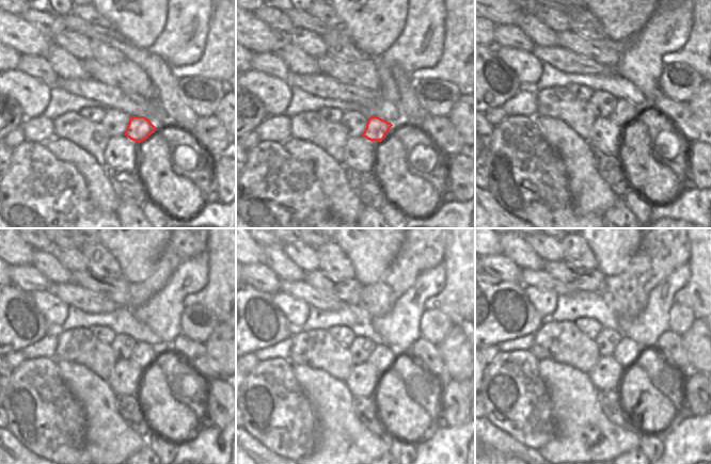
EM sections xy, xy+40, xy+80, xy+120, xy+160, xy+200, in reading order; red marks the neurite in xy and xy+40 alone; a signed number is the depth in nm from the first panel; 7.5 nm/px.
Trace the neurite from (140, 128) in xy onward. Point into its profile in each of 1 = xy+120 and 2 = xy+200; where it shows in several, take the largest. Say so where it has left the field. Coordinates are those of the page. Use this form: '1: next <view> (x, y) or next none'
1: next xy+120 (144, 354)
2: next xy+200 (627, 352)

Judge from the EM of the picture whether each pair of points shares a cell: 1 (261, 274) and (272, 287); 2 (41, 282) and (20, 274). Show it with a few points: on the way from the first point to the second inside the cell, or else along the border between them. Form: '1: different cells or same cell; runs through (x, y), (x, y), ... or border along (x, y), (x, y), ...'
1: same cell; runs through (263, 277), (269, 284)
2: same cell; runs through (35, 282), (26, 277)

